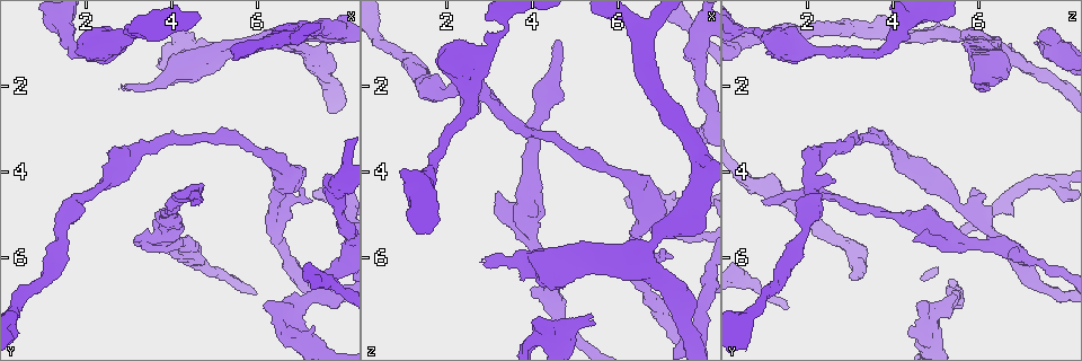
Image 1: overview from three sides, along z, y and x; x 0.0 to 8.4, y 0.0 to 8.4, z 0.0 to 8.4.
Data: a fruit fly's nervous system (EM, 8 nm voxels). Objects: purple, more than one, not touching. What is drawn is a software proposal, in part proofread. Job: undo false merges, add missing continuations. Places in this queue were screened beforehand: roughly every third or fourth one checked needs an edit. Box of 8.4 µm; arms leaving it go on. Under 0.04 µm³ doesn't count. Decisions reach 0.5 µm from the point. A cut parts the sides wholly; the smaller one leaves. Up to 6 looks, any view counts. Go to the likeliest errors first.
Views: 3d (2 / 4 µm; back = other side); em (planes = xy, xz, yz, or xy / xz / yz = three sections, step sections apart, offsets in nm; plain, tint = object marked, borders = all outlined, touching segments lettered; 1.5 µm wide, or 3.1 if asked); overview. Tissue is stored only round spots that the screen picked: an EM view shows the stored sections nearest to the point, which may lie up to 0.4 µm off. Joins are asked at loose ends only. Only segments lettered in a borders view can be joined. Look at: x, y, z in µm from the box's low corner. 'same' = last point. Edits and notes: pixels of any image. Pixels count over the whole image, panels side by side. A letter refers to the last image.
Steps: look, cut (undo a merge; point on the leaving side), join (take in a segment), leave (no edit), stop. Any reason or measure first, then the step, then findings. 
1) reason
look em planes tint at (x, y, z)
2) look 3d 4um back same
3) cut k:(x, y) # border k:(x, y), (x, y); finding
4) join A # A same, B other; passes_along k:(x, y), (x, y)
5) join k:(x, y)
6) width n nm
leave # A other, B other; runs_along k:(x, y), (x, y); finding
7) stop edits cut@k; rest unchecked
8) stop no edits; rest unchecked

long arm stops here
look 3d 4um at (4.75, 4.70, 0.95)

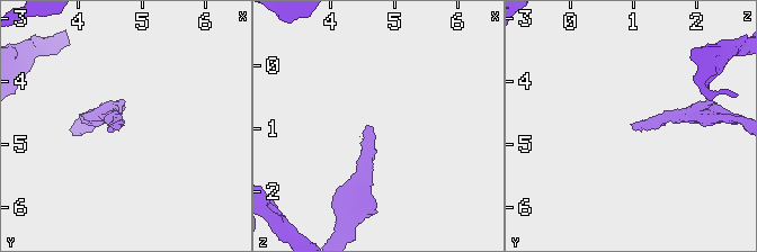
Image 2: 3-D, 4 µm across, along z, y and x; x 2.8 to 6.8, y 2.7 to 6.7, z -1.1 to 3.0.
look em planes borders at (4.65, 4.75, 1.00)

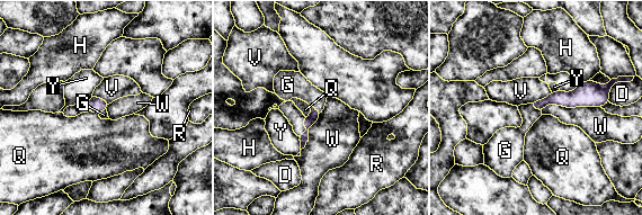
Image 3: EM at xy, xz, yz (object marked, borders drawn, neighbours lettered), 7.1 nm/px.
join G # D other, G same, H other, Q other, R other, V other, W other, Y other; it goes on there

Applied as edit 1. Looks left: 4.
look overview

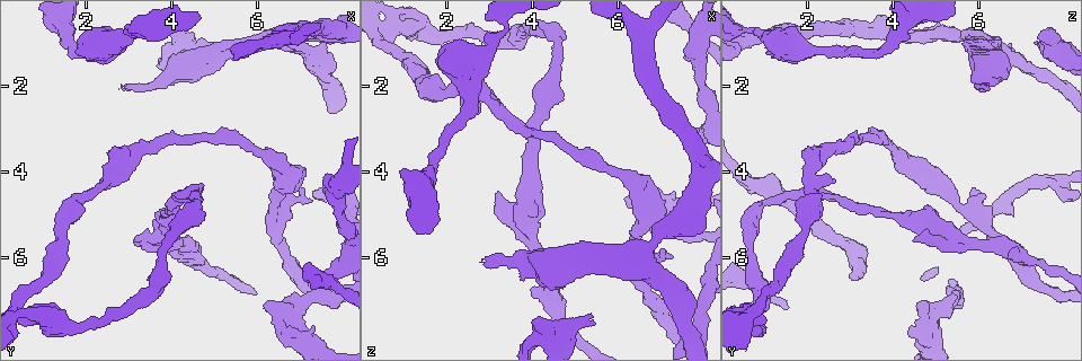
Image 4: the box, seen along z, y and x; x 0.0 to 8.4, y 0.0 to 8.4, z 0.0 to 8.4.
stops while still wide
look em xy step 8 tint at (4.15, 0.85, 7.35)

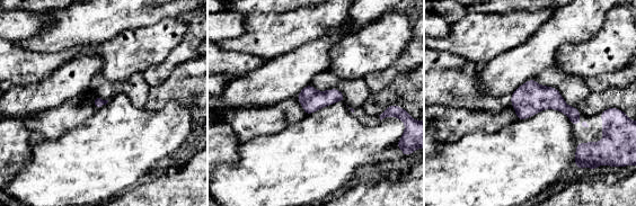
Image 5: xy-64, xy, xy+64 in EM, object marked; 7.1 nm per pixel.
look em planes borders same

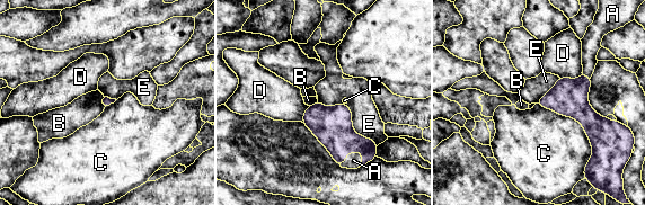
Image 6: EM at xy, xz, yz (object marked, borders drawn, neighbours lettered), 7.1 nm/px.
join A # A same, B other, C other, D other, E other; passes_along 6:(333, 127), (348, 152), (353, 160); it goes on there

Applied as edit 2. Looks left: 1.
stop edits join@3, join@6; rest unchecked

